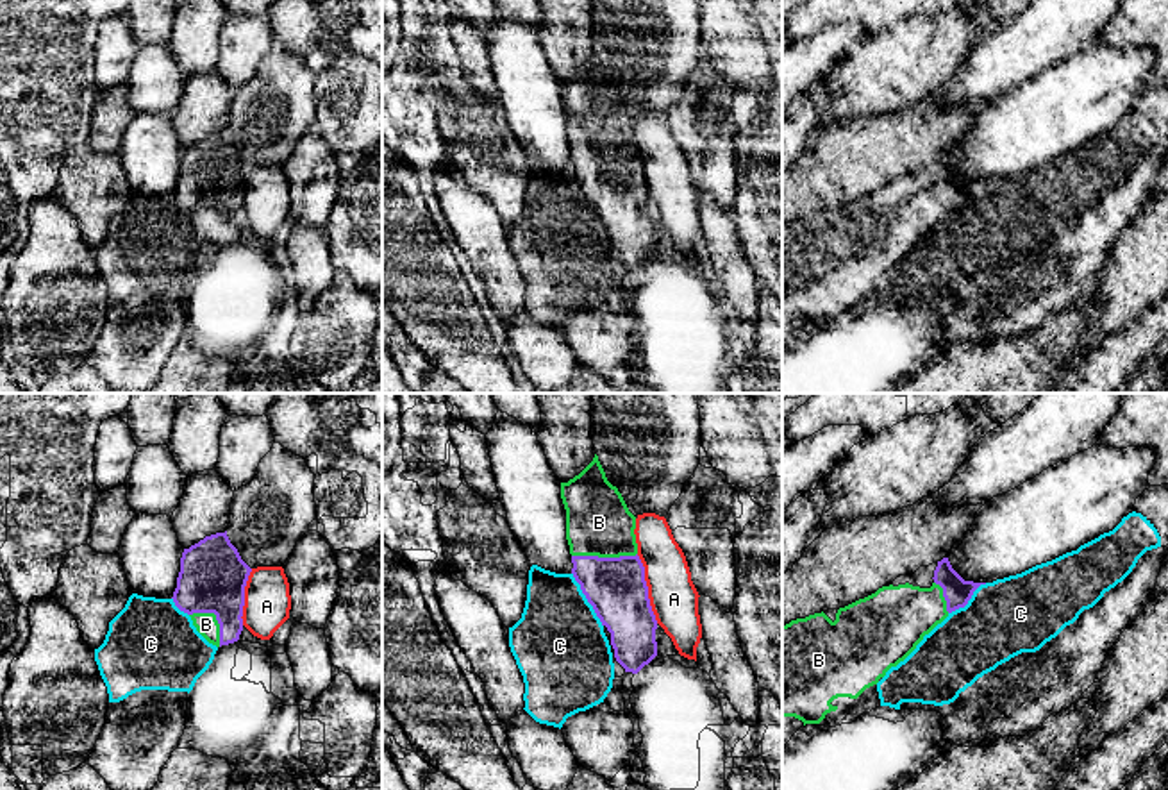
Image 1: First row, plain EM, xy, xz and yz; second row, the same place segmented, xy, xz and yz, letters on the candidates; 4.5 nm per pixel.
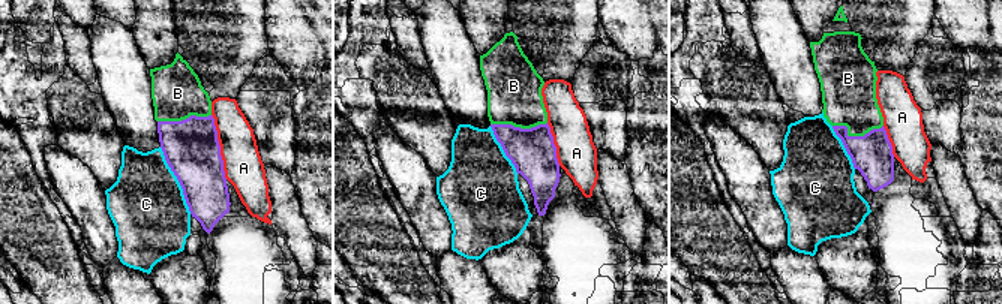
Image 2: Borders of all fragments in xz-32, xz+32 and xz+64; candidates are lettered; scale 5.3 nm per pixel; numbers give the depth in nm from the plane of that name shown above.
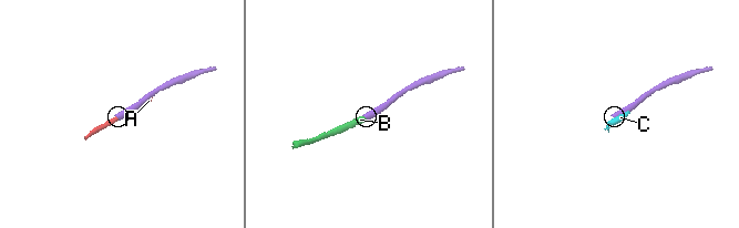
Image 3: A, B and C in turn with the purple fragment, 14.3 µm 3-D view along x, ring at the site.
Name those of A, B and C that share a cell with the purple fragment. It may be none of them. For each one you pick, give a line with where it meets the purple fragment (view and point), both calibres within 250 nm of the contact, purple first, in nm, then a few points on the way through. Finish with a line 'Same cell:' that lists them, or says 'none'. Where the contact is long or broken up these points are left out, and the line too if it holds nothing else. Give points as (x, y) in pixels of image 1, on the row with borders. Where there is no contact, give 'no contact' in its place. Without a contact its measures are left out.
B: meets purple in xz at (604, 558); 280 nm thick on the purple side, 300 nm on the other; runs through xz (615, 587), (604, 558), (599, 522)
Same cell: B

